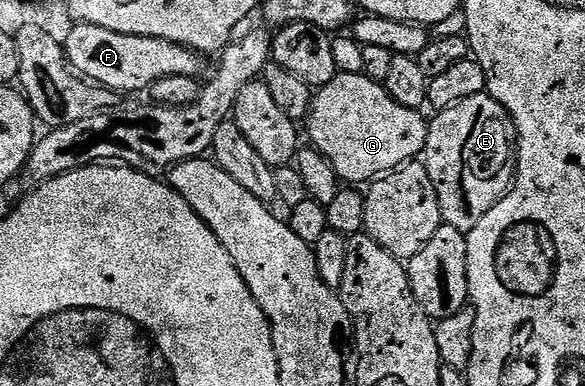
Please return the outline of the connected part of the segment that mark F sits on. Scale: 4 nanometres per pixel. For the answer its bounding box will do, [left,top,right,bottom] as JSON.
[63,22,202,94]

